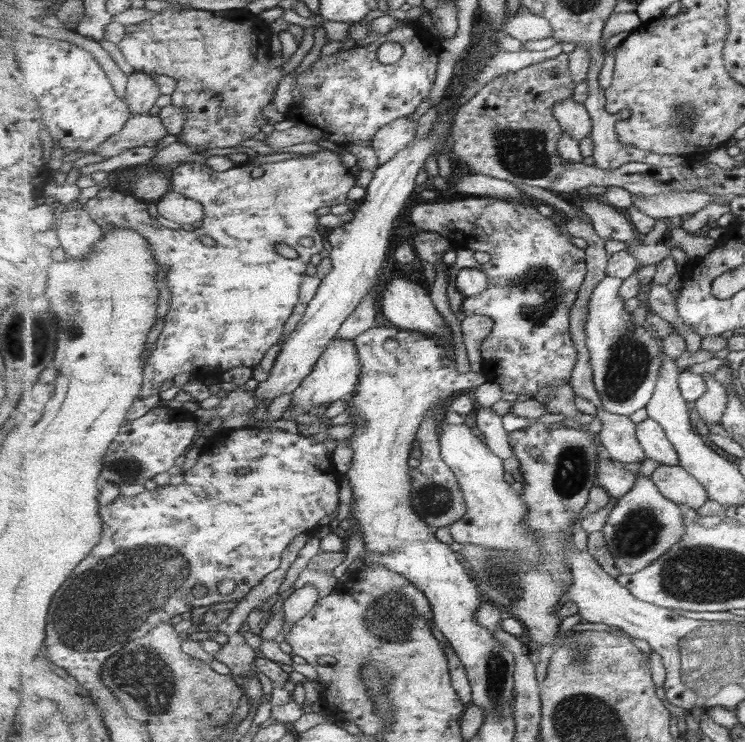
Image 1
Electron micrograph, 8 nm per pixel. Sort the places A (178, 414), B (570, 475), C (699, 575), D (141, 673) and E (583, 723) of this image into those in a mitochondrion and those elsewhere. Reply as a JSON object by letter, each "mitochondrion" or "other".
{"A":"other","B":"mitochondrion","C":"mitochondrion","D":"mitochondrion","E":"mitochondrion"}

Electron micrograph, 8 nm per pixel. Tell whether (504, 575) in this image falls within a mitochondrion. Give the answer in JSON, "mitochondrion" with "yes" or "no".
{"mitochondrion":"yes"}

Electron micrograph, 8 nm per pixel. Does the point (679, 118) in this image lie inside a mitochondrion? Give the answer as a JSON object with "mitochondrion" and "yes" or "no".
{"mitochondrion":"yes"}

